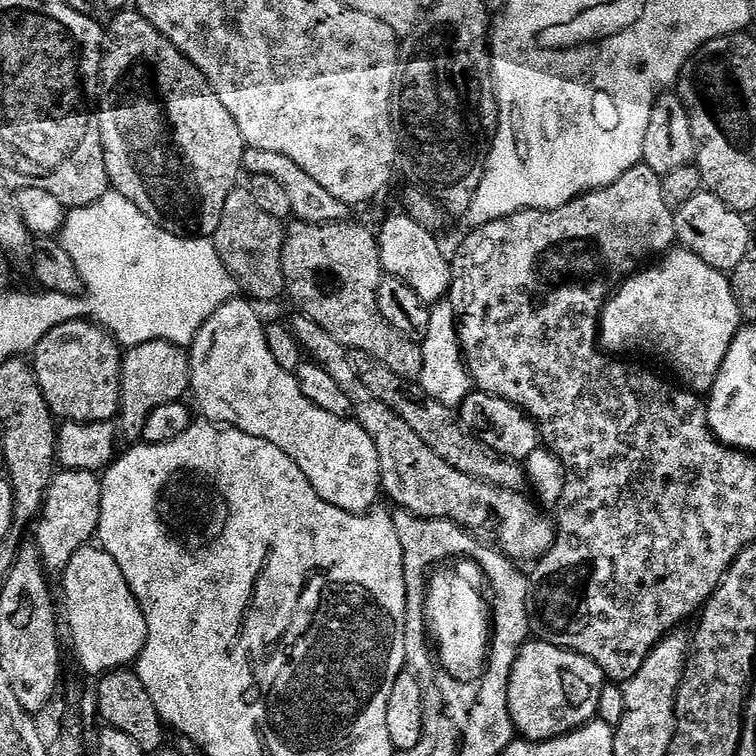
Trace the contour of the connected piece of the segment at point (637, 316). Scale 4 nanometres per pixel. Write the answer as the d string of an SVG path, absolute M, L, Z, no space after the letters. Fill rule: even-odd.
M689 250L676 251L669 251L663 259L656 262L661 264L653 263L648 266L653 268L645 267L629 276L611 296L607 297L598 316L598 340L612 354L653 352L654 355L661 356L666 363L673 364L690 383L697 384L692 386L708 390L716 381L718 370L730 350L730 342L742 327L740 307L732 292L731 279L725 273L711 268L701 256Z

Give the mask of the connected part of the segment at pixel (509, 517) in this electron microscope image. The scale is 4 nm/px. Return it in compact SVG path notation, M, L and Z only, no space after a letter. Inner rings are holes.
M343 365L342 374L344 376L337 377L338 386L350 399L356 422L360 423L370 434L378 450L383 493L386 496L389 495L398 505L402 506L403 511L423 520L441 519L450 521L460 528L465 526L468 529L466 531L485 536L487 541L495 543L499 549L508 554L511 560L520 564L523 562L537 563L551 550L556 541L557 523L553 517L551 519L548 515L540 512L537 506L524 496L523 491L499 487L497 484L476 479L465 472L456 470L435 454L432 448L401 416L390 410L385 403L374 398L370 390L360 381L357 371L353 371L352 367L348 365Z

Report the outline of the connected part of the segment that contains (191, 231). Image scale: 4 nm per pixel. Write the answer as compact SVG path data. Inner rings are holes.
M120 10L113 16L116 17L113 18L112 25L107 25L106 28L106 51L102 57L102 88L104 93L98 104L100 133L102 134L104 161L108 171L109 185L115 191L121 192L130 202L134 202L134 206L138 206L138 210L142 210L142 214L146 214L146 218L150 218L159 228L165 228L168 232L174 233L175 236L185 238L215 237L218 222L222 222L222 210L226 206L226 198L230 198L232 189L237 187L239 180L236 179L239 178L240 172L242 173L244 168L246 145L238 130L238 122L234 122L230 110L226 110L226 106L222 106L218 94L212 89L212 83L202 74L202 70L195 68L141 12ZM110 90L140 90L142 96L112 96L108 93Z

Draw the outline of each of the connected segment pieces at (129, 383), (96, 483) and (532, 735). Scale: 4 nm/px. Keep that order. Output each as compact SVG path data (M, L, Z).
M167 338L142 342L136 348L128 348L124 356L124 374L120 394L120 415L118 428L128 442L141 439L144 423L155 408L166 406L170 402L187 397L190 392L192 374L190 371L190 356L176 344L171 344Z
M60 470L53 476L47 492L44 493L44 506L34 524L34 543L40 549L40 556L49 573L63 573L70 558L78 554L80 548L100 531L100 507L102 506L101 477L86 470Z
M533 639L517 654L508 686L508 715L512 717L513 729L523 739L533 742L555 740L557 736L566 736L585 724L597 719L599 696L606 683L604 672L589 656L580 652L572 652L569 648L561 648L559 643L543 644Z

